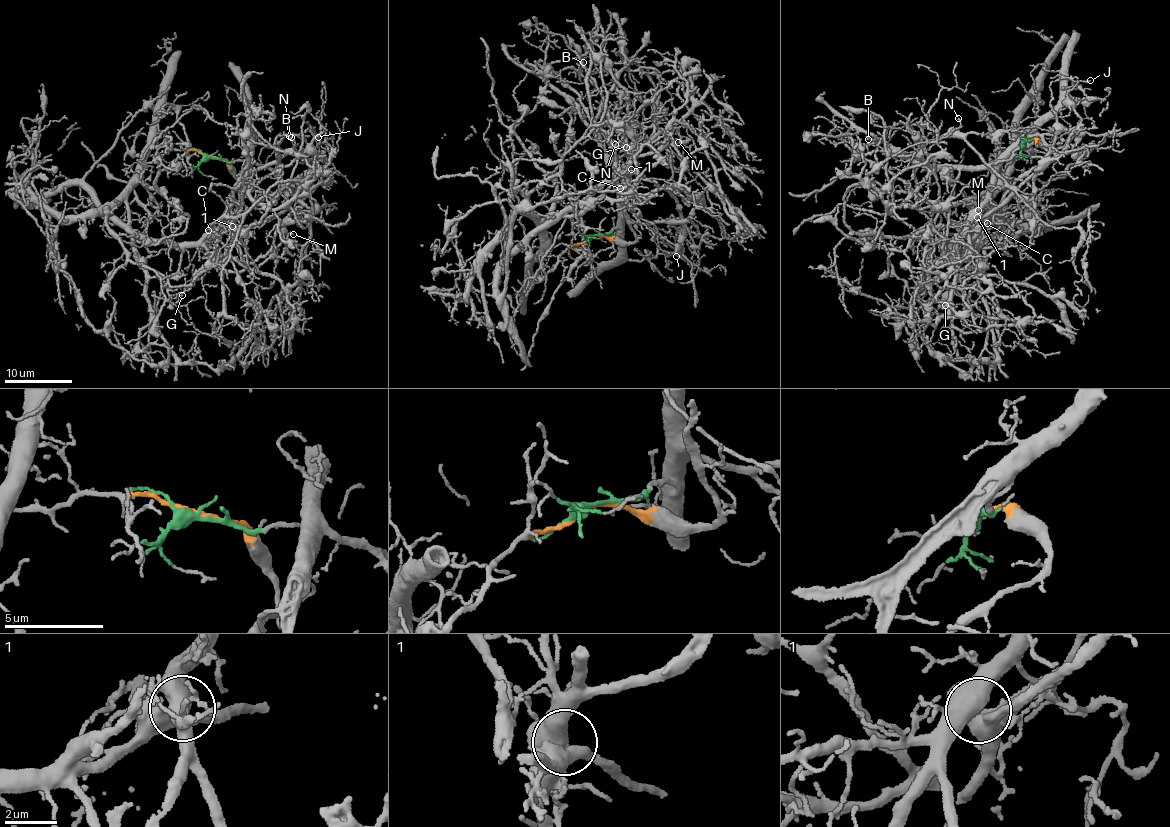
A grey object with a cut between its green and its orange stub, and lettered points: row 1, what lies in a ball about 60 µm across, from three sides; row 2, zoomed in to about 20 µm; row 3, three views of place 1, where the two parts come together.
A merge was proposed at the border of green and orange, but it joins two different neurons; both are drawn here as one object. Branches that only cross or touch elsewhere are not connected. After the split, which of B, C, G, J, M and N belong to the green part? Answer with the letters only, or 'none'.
B, G, J, M, N

